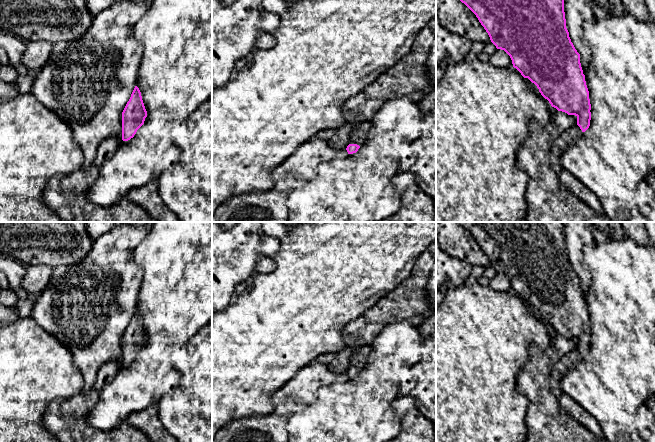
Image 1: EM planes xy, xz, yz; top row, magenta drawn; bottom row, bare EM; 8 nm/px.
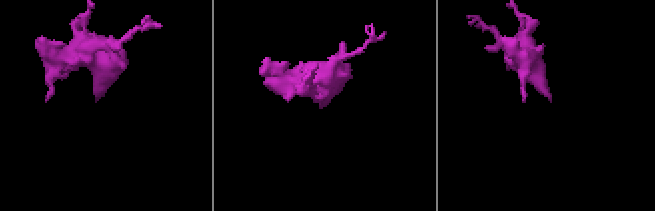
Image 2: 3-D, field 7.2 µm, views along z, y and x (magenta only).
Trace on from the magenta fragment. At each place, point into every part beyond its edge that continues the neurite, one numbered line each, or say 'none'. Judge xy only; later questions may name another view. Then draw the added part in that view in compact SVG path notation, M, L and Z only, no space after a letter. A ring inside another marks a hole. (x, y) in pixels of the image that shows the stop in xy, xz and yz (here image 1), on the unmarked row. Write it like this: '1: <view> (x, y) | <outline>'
none

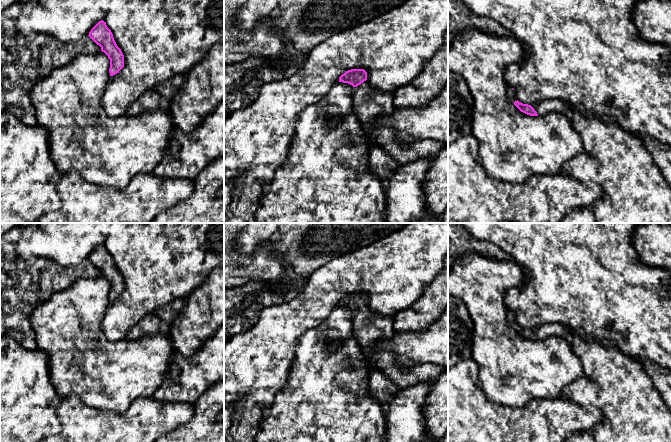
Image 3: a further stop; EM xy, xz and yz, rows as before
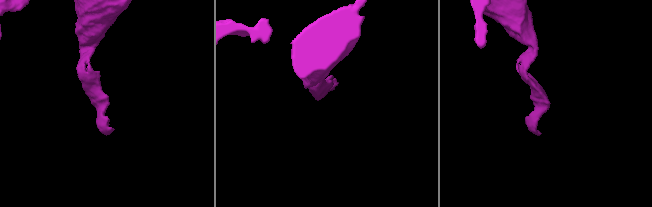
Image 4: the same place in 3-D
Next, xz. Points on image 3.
1: xz (369, 327) | M367 305L355 312L352 322L355 339L363 349L370 349L378 341L395 334L393 316L382 316L372 311Z

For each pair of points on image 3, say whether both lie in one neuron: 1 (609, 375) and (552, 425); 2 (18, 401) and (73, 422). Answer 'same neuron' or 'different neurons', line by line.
1: different neurons
2: different neurons

